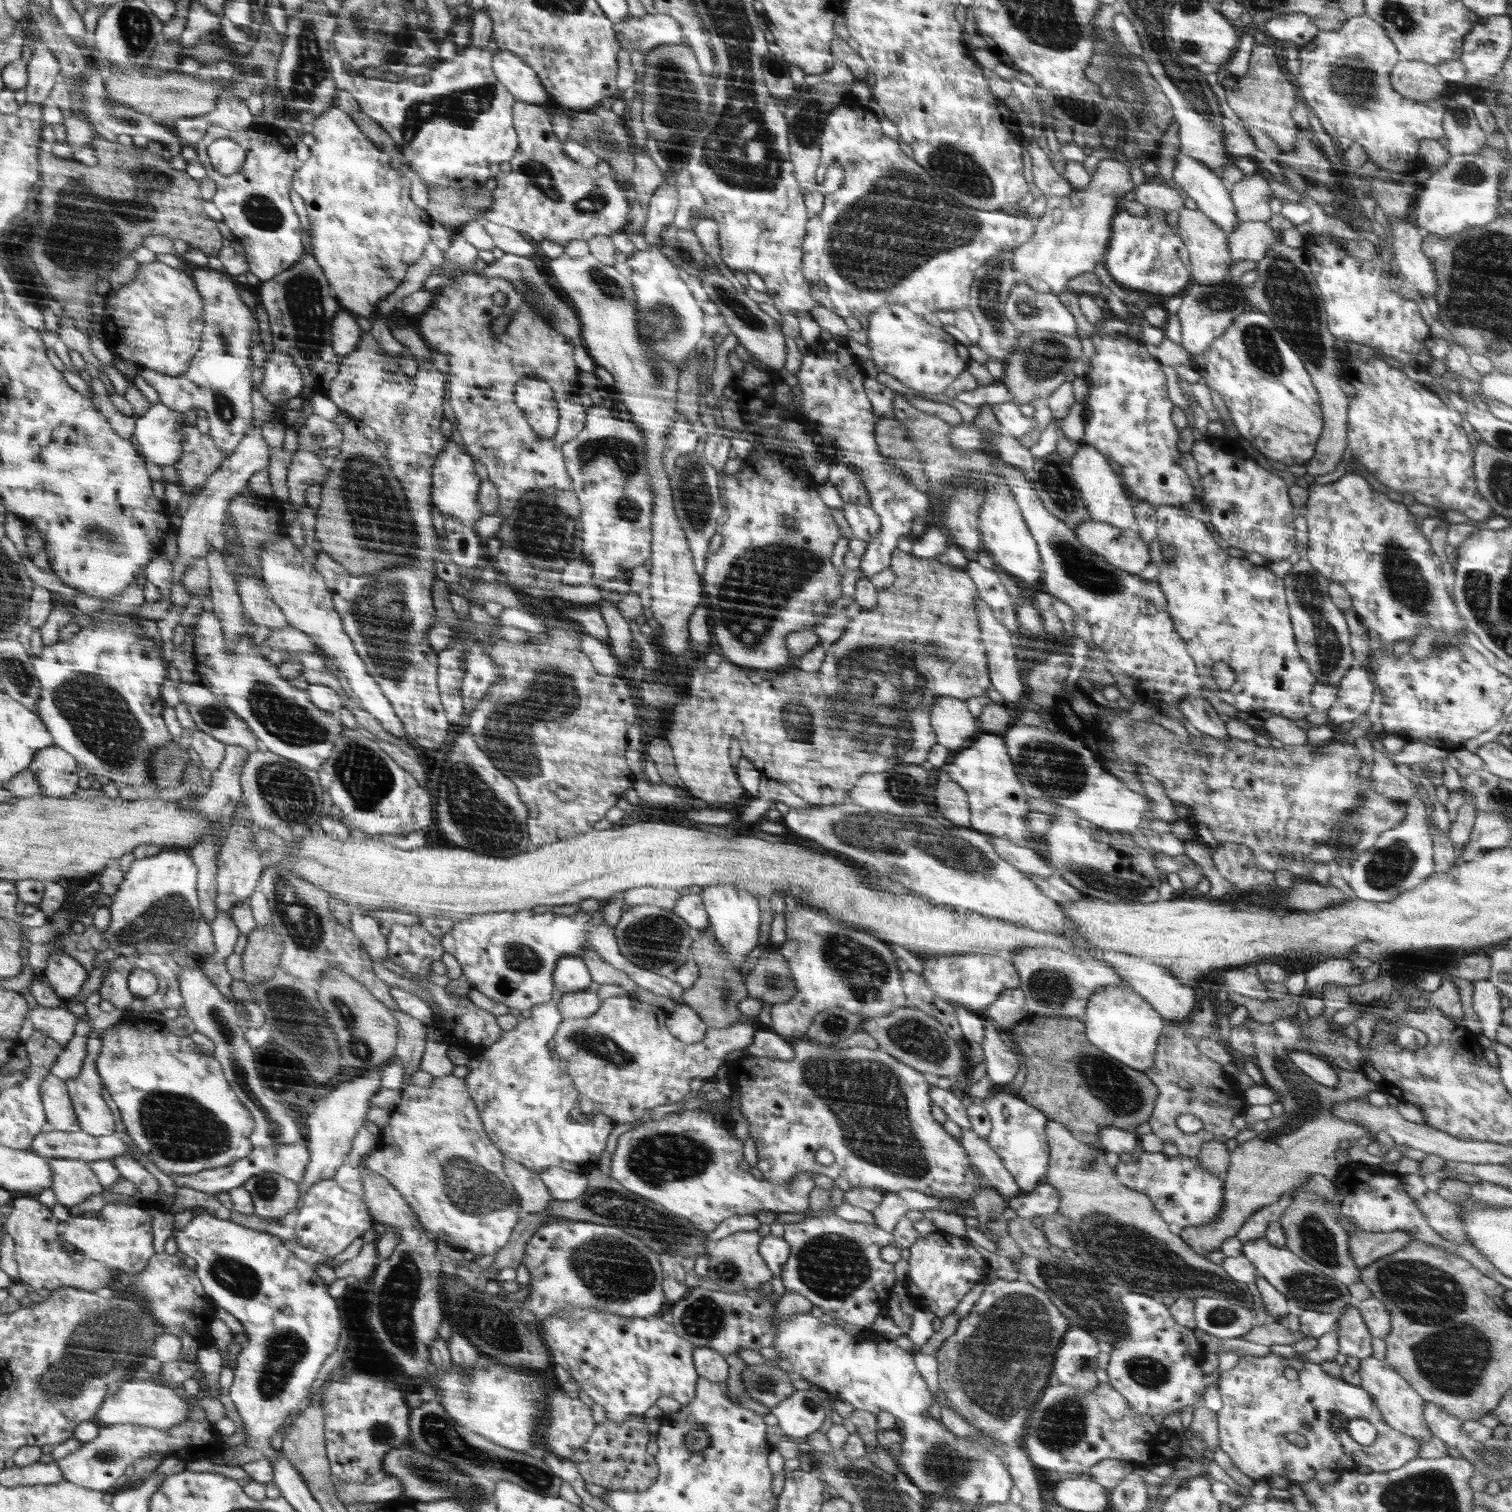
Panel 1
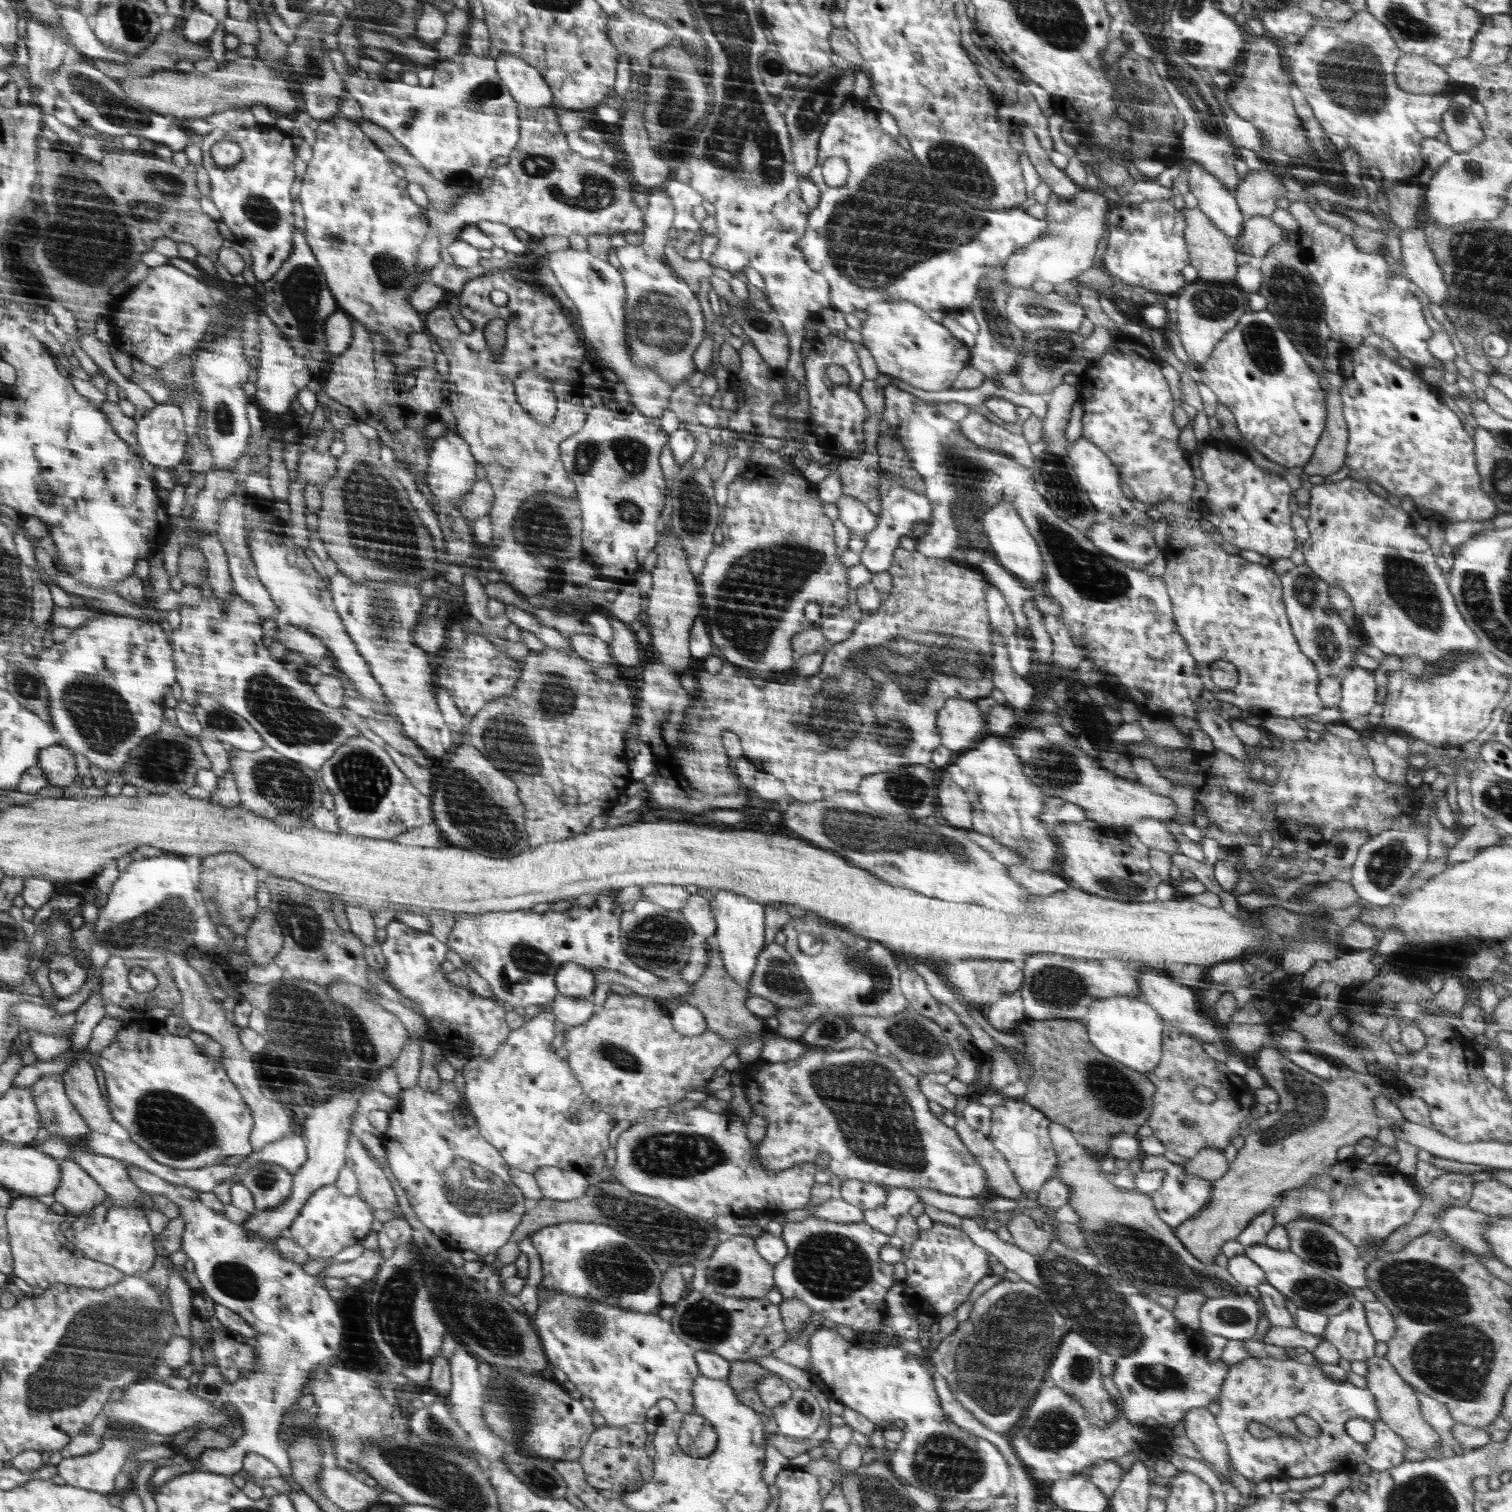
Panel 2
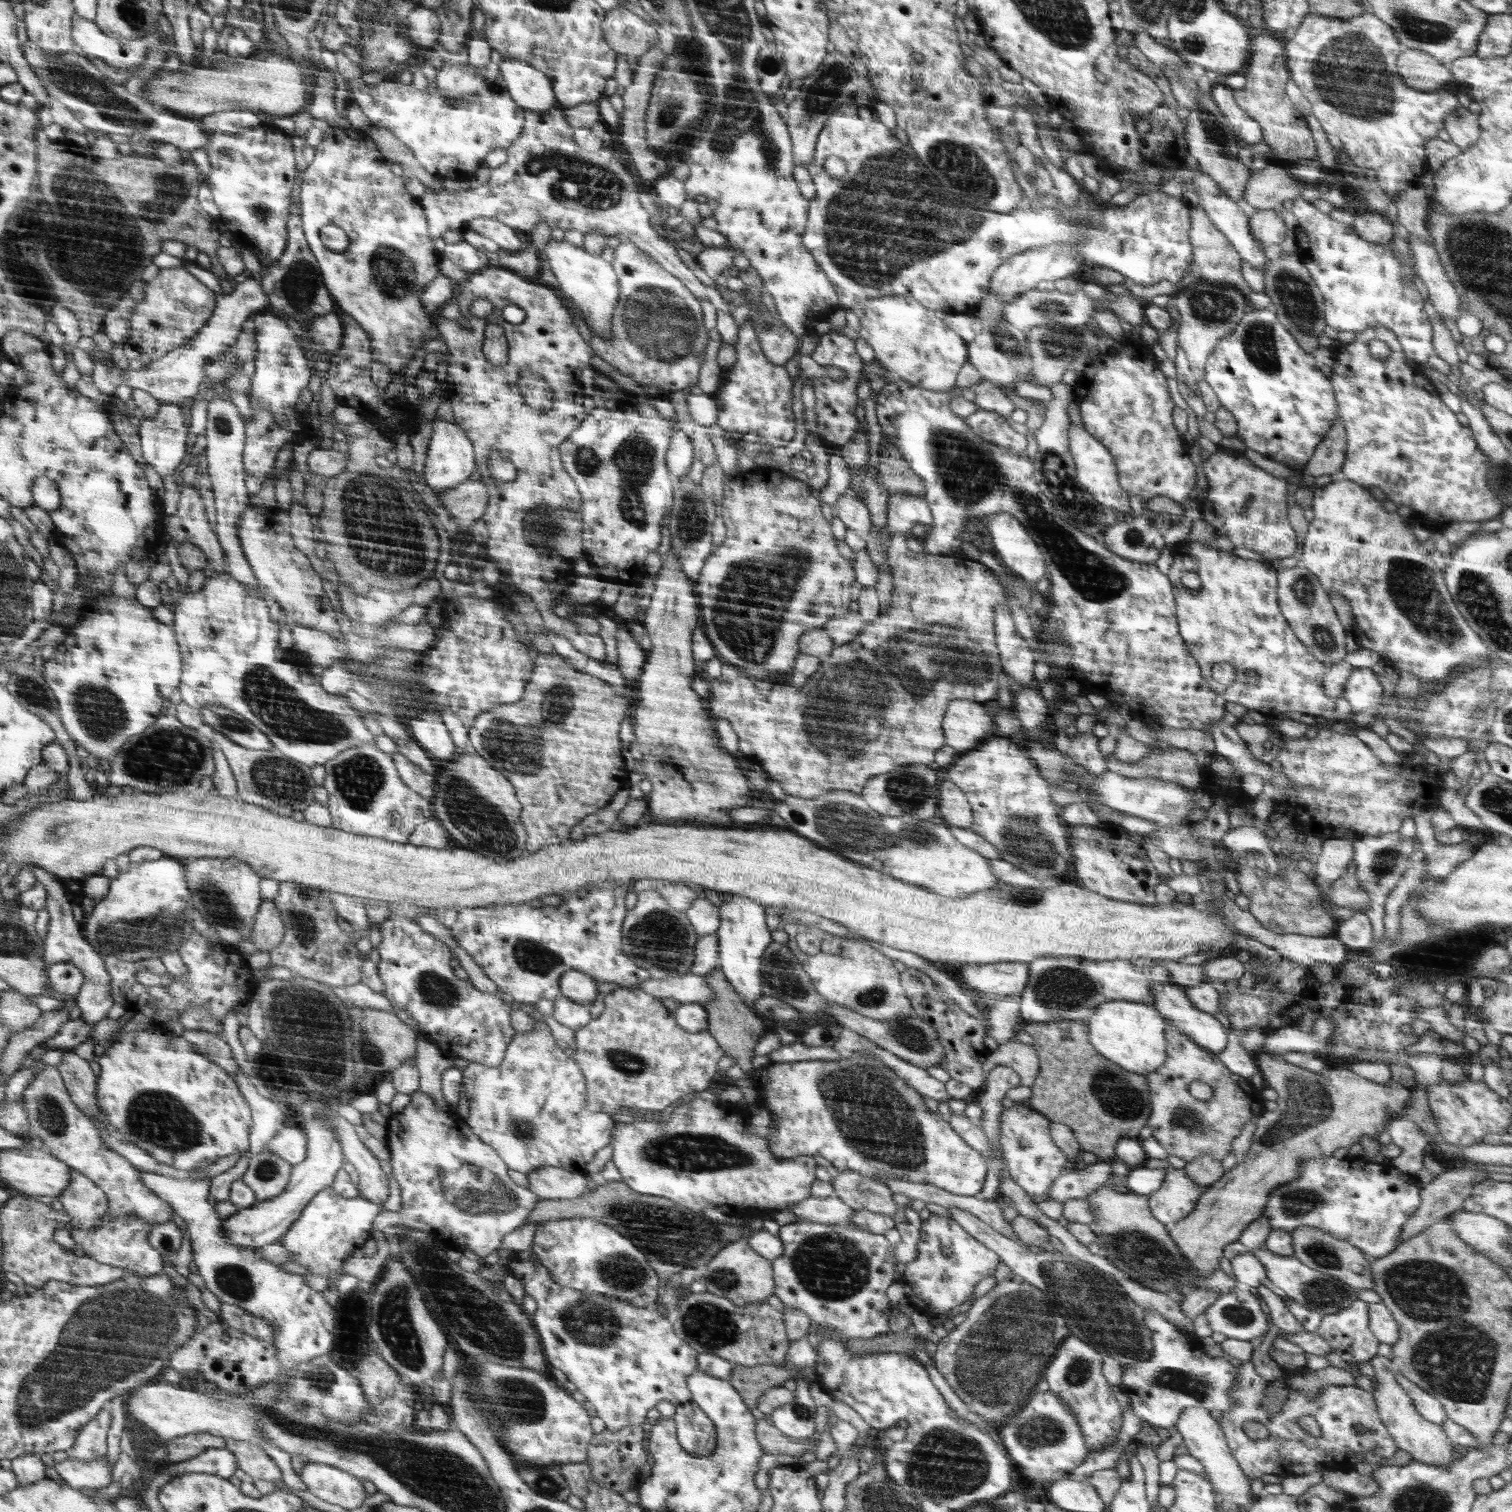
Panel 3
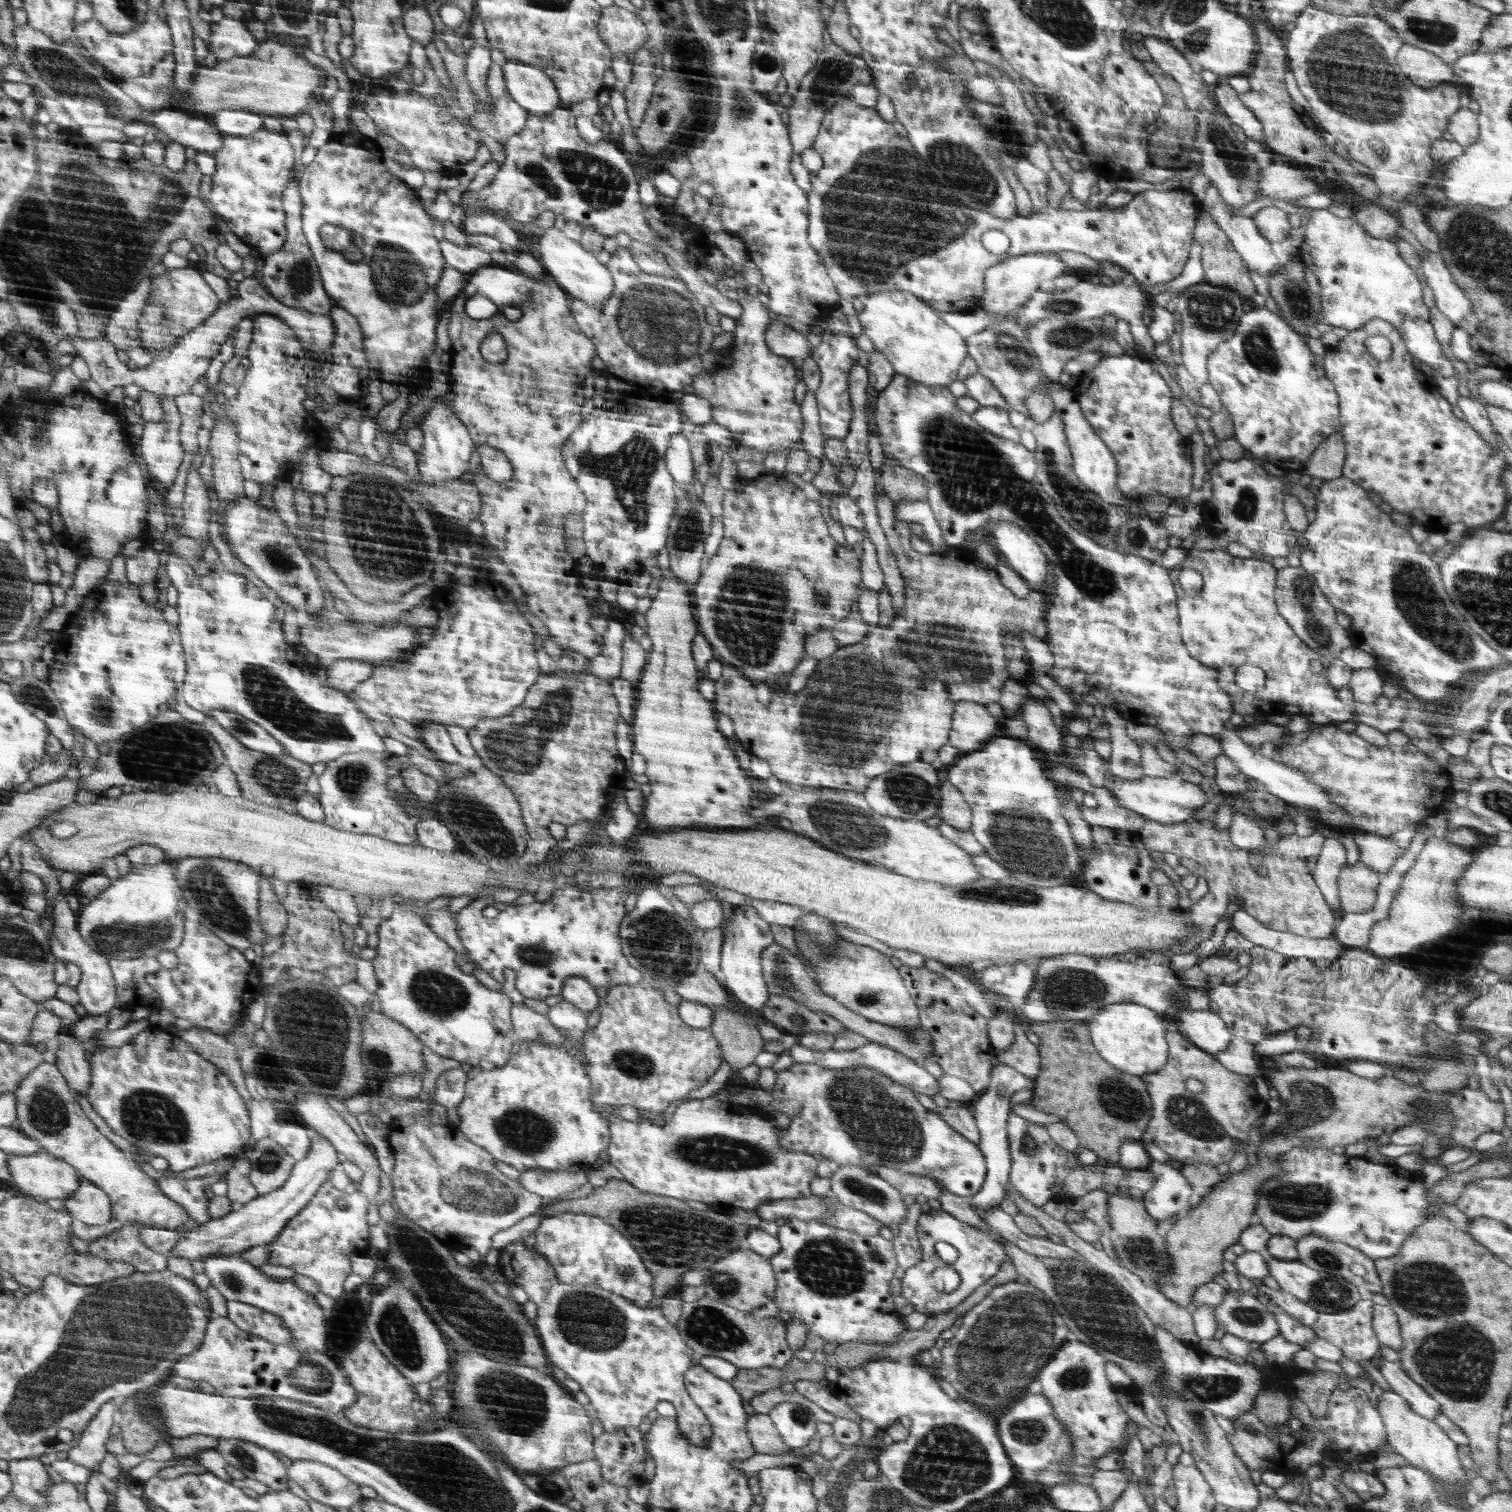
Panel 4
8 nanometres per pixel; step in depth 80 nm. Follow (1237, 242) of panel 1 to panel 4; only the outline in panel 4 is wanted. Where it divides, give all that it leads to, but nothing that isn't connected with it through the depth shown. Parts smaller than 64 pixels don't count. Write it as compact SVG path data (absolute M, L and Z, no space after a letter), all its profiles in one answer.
M1275 206L1264 207L1253 216L1253 221L1261 236L1270 243L1281 243L1289 236L1291 226L1288 214L1283 209Z

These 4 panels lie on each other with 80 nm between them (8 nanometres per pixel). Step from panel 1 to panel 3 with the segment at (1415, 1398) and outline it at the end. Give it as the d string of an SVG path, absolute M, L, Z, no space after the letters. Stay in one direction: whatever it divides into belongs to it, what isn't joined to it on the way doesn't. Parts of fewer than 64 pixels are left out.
M1374 1356L1370 1361L1374 1369L1374 1380L1376 1381L1373 1397L1377 1406L1380 1420L1387 1426L1390 1436L1396 1441L1399 1449L1413 1456L1414 1461L1430 1463L1436 1466L1446 1466L1453 1463L1454 1443L1446 1436L1441 1425L1428 1422L1415 1409L1415 1404L1410 1395L1398 1384L1394 1378L1395 1370L1391 1360L1386 1356Z

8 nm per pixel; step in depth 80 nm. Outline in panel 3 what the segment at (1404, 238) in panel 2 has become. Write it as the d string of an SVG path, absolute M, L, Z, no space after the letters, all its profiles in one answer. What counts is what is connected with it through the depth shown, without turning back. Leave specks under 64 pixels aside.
M1410 234L1406 240L1414 257L1414 273L1426 285L1433 308L1439 314L1456 321L1463 314L1460 299L1444 273L1436 250L1416 235Z

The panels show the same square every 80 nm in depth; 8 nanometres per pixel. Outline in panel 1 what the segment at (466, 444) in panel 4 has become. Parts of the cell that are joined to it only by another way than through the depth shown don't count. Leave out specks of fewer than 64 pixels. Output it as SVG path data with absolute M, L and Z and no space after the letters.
M447 442L443 452L439 454L433 469L433 501L434 506L444 516L453 516L464 526L474 526L478 518L483 516L478 502L479 489L481 488L480 477L474 470L474 459L466 450L454 442Z

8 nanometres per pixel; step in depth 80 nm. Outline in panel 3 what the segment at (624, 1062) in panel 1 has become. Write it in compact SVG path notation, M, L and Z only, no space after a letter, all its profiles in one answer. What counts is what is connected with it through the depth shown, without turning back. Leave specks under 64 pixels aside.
M635 987L607 994L604 1012L574 1032L576 1049L571 1057L586 1077L590 1110L598 1113L616 1114L620 1106L664 1110L690 1092L709 1090L716 1062L724 1056L713 1035L684 1030L658 998Z

